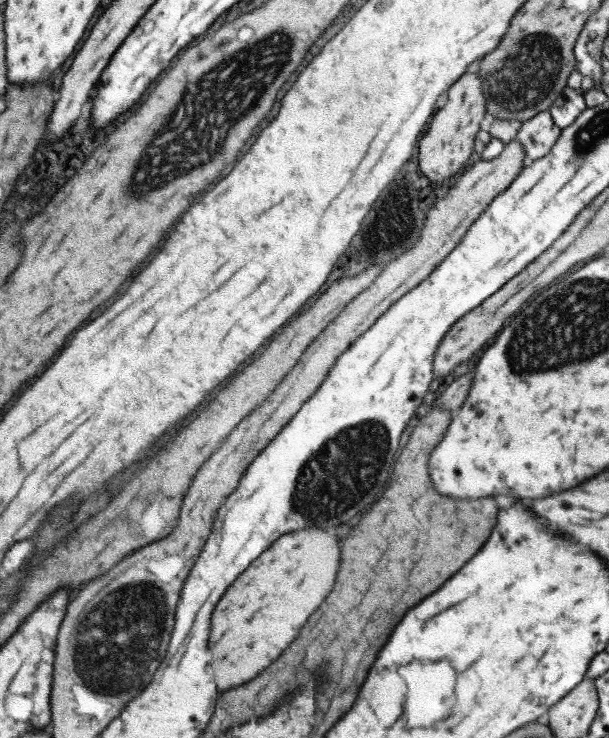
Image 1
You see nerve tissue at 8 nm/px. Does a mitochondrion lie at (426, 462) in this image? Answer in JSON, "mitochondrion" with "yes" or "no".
{"mitochondrion":"no"}

